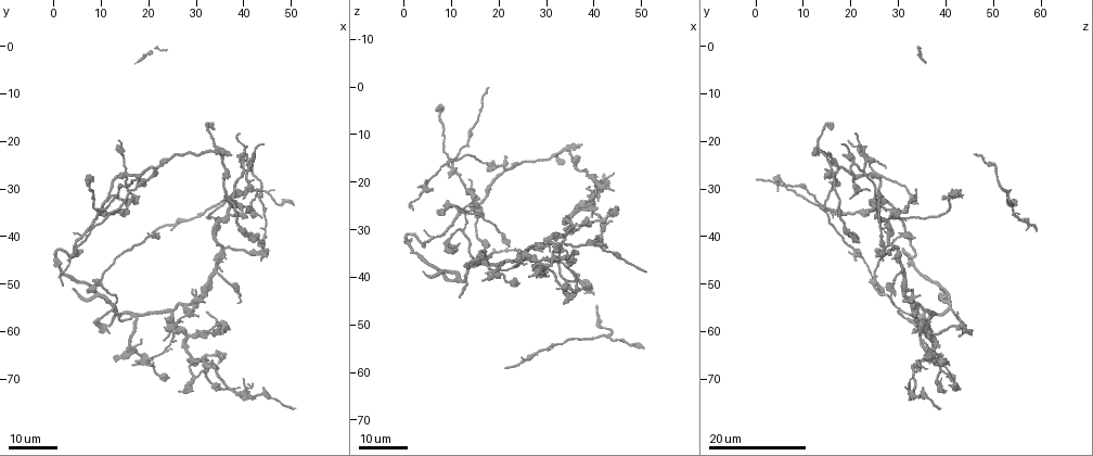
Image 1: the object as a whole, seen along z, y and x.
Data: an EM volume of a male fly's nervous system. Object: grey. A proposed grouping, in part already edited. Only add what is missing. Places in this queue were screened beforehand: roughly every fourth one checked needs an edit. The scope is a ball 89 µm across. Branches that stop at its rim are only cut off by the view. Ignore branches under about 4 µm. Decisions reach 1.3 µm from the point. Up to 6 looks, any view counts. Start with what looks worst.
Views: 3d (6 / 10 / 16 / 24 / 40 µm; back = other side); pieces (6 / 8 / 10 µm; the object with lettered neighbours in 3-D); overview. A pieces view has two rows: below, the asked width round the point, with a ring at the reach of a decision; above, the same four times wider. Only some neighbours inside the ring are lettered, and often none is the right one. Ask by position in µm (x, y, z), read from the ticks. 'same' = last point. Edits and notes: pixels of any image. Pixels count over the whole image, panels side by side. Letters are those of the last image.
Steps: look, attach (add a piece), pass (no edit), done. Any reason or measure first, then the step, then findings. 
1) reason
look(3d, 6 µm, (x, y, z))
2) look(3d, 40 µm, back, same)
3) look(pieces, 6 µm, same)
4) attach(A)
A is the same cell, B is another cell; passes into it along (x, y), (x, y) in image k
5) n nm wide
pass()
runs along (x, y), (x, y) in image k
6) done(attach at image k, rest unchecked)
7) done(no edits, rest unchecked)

end of a long branch
look(3d, 16 µm, (44.0, 41.0, 21.5))

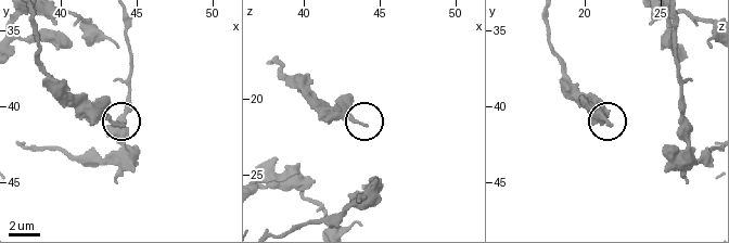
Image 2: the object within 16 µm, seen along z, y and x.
look(pieces, 8 µm, (44.0, 41.4, 21.8))

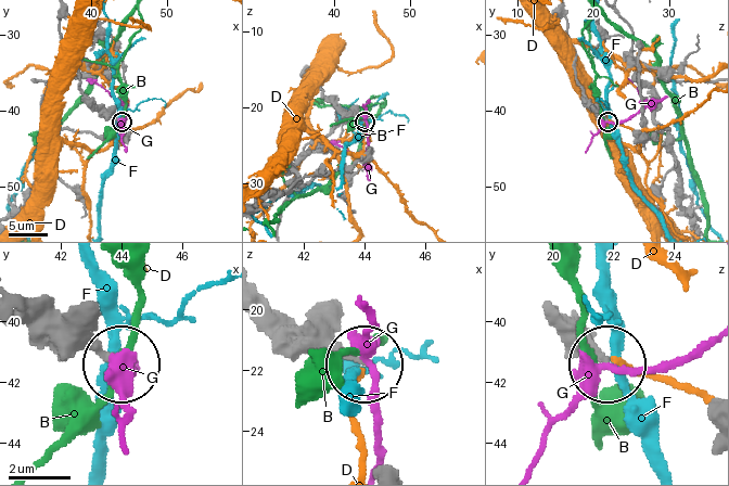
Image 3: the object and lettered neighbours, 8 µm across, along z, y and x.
190 nm wide
pass()
B, D, F and G are other cells; no lettered piece goes on from it

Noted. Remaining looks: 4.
an open end
look(3d, 24 µm, (51.0, 33.0, 54.5))

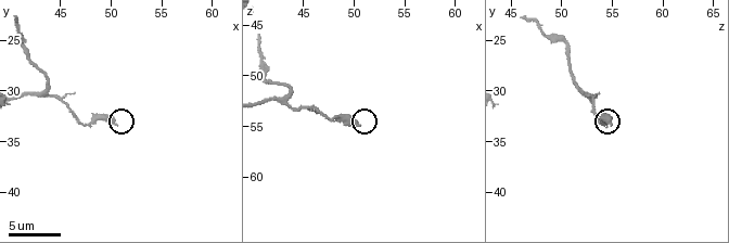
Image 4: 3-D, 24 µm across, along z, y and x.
look(pieces, 8 µm, (50.6, 33.4, 55.0))

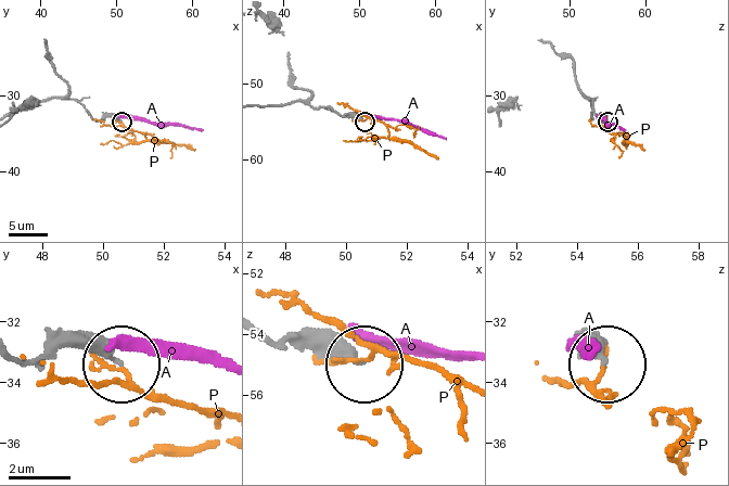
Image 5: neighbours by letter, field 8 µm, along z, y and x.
250 nm wide
pass()
A and P are other cells; none of them fits

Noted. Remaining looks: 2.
thin end
look(3d, 16 µm, (40.0, 32.0, 20.0))

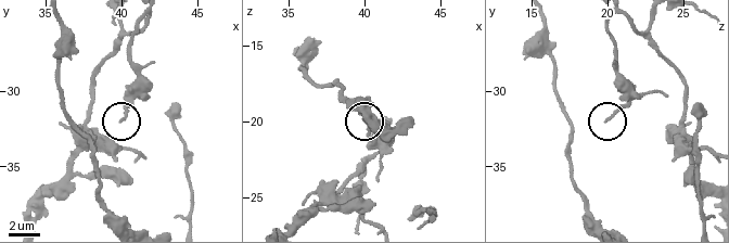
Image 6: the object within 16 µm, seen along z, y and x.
what lies round it
look(pieces, 6 µm, (40.0, 32.0, 19.8))

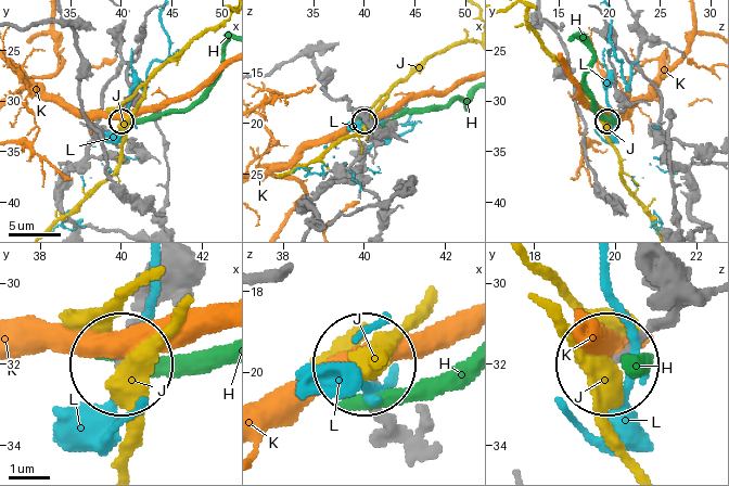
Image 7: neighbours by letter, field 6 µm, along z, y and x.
140 nm wide
pass()
H, J, K and L are other cells; no lettered piece goes on from it

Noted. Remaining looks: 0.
done(no edits, rest unchecked)

